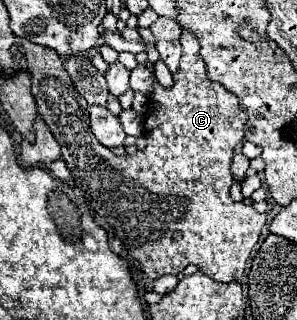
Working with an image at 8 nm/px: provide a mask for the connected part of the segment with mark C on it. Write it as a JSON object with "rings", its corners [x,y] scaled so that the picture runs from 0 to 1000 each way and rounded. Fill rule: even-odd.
{"rings":[[[616,97],[609,141],[609,209],[582,228],[582,272],[569,278],[529,259],[502,209],[461,203],[455,216],[441,216],[441,278],[475,284],[481,297],[502,291],[502,328],[481,384],[481,428],[495,453],[448,484],[380,484],[320,434],[300,397],[300,328],[253,278],[192,166],[138,141],[111,141],[91,122],[77,122],[77,166],[91,184],[104,291],[118,303],[131,359],[205,453],[205,491],[239,534],[232,578],[259,609],[273,609],[273,622],[293,628],[293,641],[320,666],[347,672],[360,697],[374,697],[387,734],[428,772],[434,797],[475,828],[475,847],[502,872],[535,872],[562,853],[603,859],[630,828],[657,828],[717,878],[778,884],[818,866],[825,816],[852,766],[872,753],[879,716],[899,691],[892,672],[865,666],[845,641],[785,634],[785,622],[771,616],[771,584],[785,572],[778,503],[791,459],[818,441],[818,397],[832,366],[825,353],[811,353],[805,316],[785,291],[704,253],[650,103]]]}

